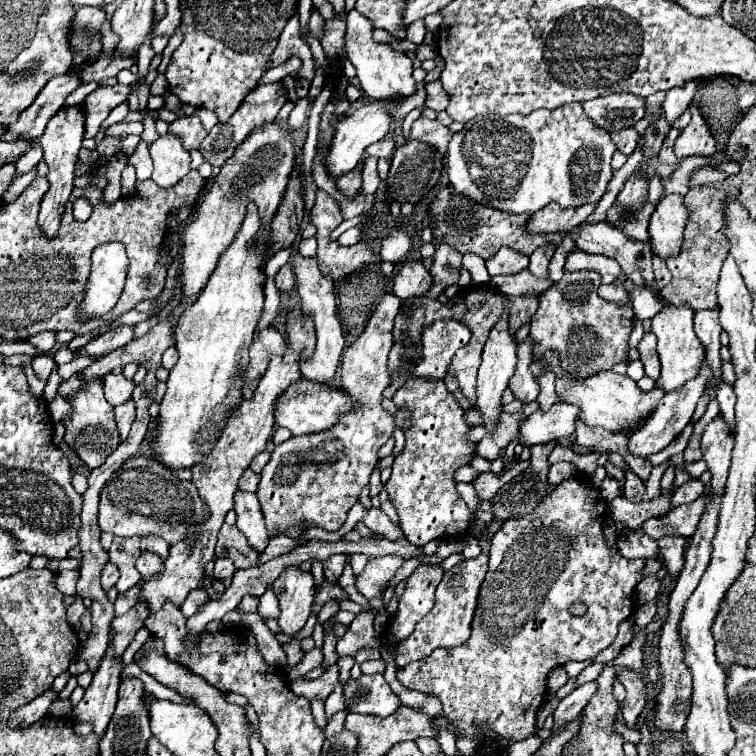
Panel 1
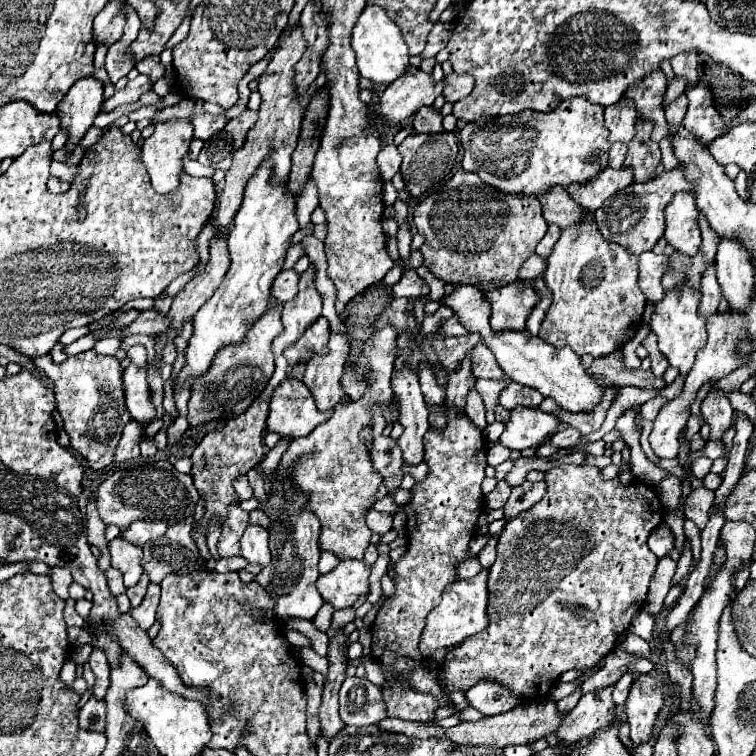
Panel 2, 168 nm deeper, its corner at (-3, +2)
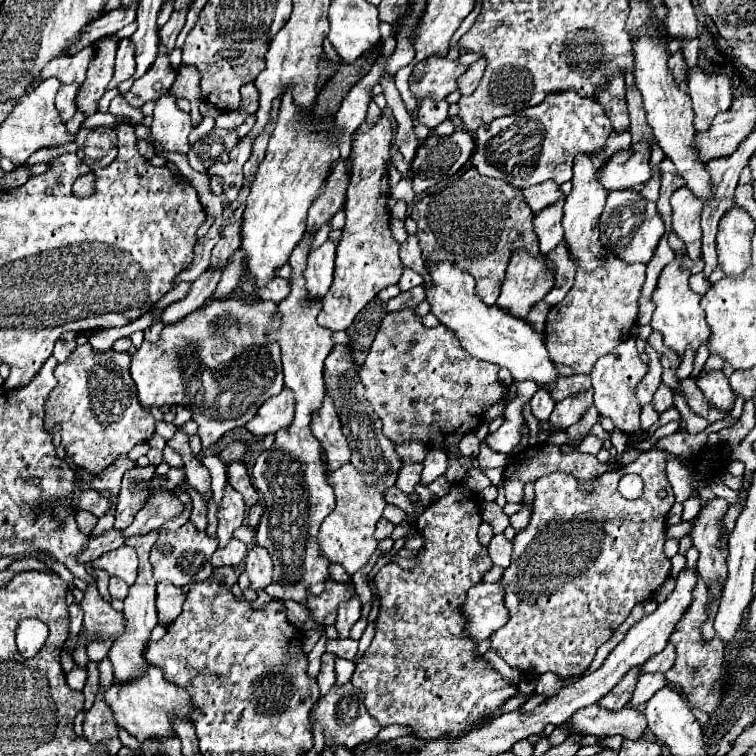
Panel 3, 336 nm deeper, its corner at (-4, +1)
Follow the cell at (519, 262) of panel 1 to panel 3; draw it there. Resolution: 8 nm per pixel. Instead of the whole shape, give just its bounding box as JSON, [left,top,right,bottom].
[544,244,576,307]

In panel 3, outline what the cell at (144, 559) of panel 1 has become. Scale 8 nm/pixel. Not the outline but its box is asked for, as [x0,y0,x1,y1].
[150,522,218,586]

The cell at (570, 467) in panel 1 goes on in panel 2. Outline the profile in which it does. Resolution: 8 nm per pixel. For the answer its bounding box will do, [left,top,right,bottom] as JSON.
[503,481,545,519]

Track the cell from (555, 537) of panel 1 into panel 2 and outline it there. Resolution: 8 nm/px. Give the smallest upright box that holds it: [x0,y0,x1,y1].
[442,465,663,699]

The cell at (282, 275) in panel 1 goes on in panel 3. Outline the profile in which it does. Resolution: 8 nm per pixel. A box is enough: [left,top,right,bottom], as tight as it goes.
[258,276,290,304]

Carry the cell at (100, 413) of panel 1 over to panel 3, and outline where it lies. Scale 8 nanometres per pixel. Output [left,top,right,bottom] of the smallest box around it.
[46,344,154,476]

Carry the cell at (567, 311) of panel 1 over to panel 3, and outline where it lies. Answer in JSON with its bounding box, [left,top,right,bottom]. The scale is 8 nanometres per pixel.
[544,132,646,374]

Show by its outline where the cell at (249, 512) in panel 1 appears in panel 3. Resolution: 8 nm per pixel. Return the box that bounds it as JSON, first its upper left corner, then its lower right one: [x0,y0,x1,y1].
[246,544,272,590]

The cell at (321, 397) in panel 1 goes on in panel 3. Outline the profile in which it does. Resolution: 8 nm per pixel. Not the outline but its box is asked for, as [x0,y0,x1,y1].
[246,388,292,436]

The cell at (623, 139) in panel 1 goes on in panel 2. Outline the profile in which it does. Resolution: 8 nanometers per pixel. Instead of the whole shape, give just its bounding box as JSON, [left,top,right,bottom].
[605,99,637,143]

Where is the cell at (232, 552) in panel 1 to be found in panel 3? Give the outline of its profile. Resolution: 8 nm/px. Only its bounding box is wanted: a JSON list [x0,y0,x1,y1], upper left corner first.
[218,484,246,548]

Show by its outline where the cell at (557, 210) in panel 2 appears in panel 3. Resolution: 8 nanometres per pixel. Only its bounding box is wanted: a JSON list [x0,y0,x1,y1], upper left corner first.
[524,182,564,214]

